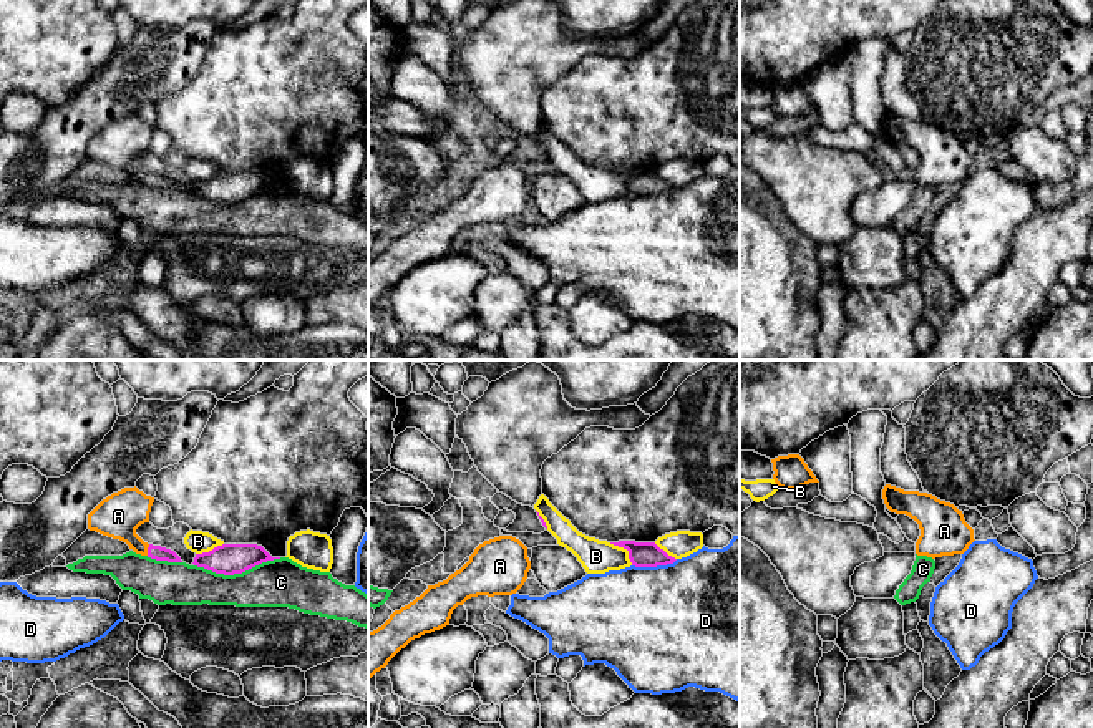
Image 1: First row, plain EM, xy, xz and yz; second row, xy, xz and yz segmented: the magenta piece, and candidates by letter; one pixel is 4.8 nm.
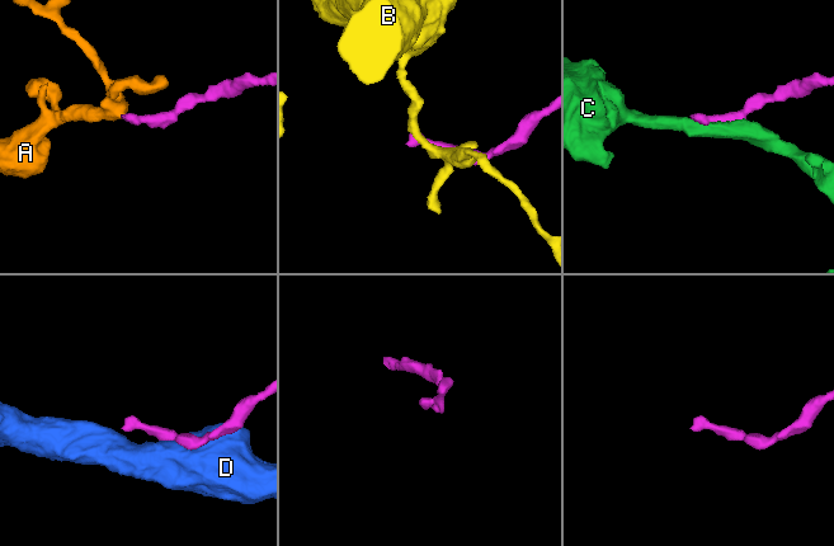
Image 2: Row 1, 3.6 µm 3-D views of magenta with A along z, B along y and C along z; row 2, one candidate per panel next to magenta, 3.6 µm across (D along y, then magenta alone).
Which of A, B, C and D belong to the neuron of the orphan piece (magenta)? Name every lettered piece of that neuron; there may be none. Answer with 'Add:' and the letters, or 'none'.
Add: A

